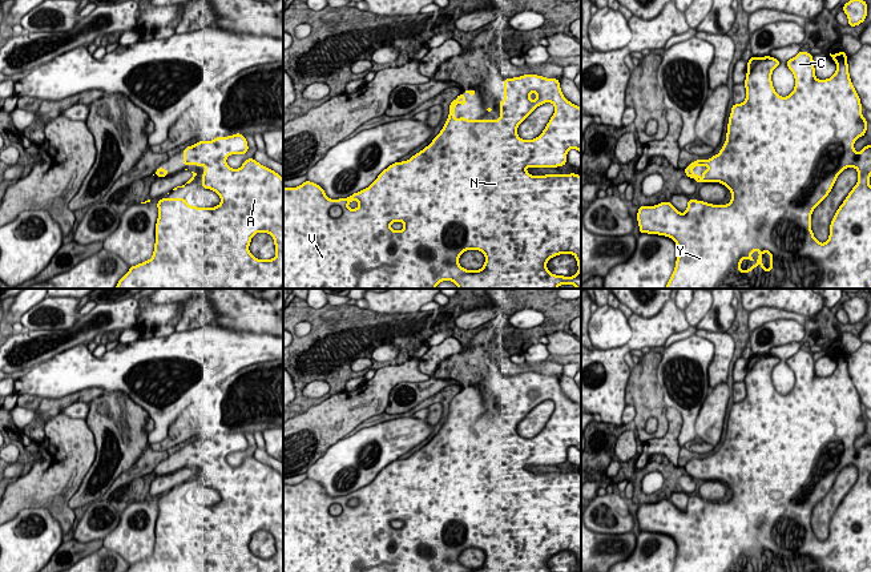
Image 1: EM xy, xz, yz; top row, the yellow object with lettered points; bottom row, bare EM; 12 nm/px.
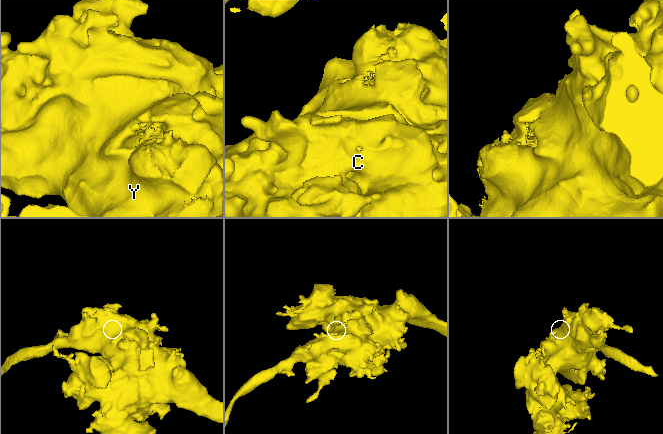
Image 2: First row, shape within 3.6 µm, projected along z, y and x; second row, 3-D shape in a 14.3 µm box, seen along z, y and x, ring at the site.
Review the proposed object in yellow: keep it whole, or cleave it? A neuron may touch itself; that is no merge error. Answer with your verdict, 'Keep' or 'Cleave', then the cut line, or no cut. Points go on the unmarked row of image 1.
Keep. No split

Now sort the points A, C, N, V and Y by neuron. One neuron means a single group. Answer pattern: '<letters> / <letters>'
A C N V Y

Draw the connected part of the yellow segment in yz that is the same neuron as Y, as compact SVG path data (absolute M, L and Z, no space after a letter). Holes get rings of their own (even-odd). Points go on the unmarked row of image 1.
M844 349L831 353L831 357L836 362L835 371L826 378L819 378L815 375L815 366L812 354L809 350L799 350L795 355L790 357L786 363L793 370L795 376L794 388L786 394L779 394L771 379L773 368L781 362L779 358L765 354L754 355L747 359L747 371L745 378L746 398L741 402L734 402L727 422L726 439L718 452L709 458L697 458L690 460L685 466L687 475L693 476L694 480L719 480L731 490L731 499L726 503L713 503L703 499L689 498L685 511L680 511L670 499L661 500L654 504L641 504L638 505L637 519L640 524L640 531L658 532L672 536L677 543L678 555L676 559L676 565L673 572L871 572L871 443L864 444L859 451L855 450L854 442L859 435L863 435L867 428L868 420L862 414L860 396L851 380L847 362L847 353ZM847 466L855 466L858 468L858 480L848 491L843 501L836 508L831 523L830 533L824 541L820 541L811 528L811 512L814 507L828 494L838 474ZM762 552L770 552L770 567L767 568L762 561Z

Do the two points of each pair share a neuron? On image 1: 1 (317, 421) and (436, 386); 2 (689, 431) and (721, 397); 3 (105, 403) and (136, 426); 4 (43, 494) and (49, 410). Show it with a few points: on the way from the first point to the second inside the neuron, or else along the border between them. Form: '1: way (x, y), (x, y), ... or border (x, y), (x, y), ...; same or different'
1: way (346, 410), (375, 401), (396, 383), (407, 383); same
2: border (706, 395), (696, 421), (696, 435); different
3: way (113, 411), (128, 426); same
4: border (60, 413), (43, 423); different

